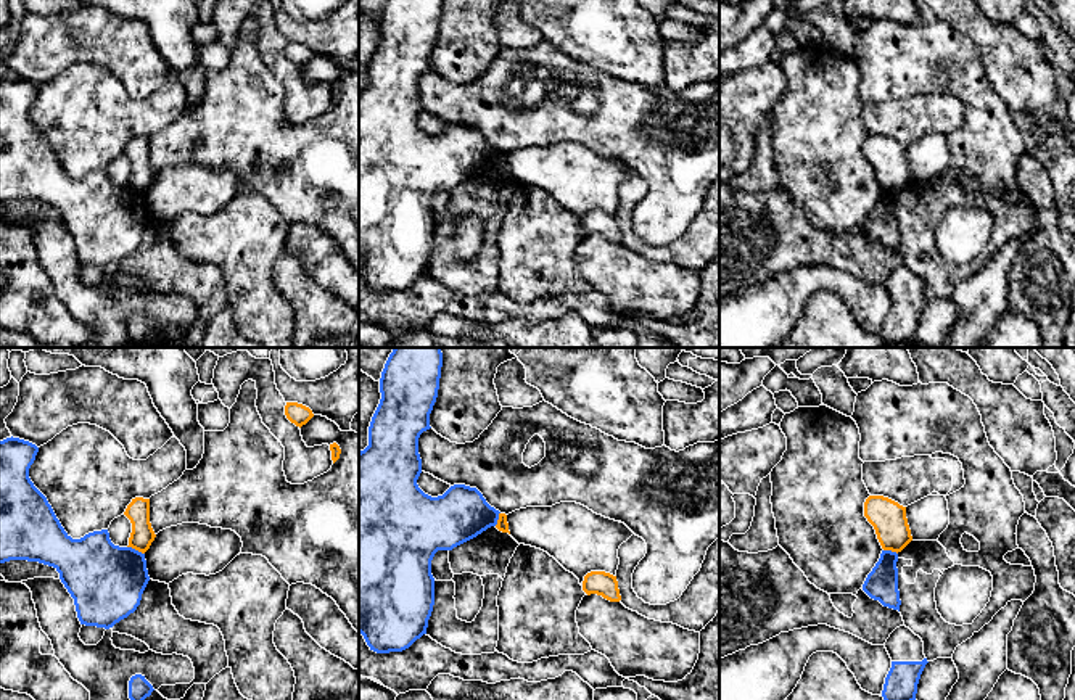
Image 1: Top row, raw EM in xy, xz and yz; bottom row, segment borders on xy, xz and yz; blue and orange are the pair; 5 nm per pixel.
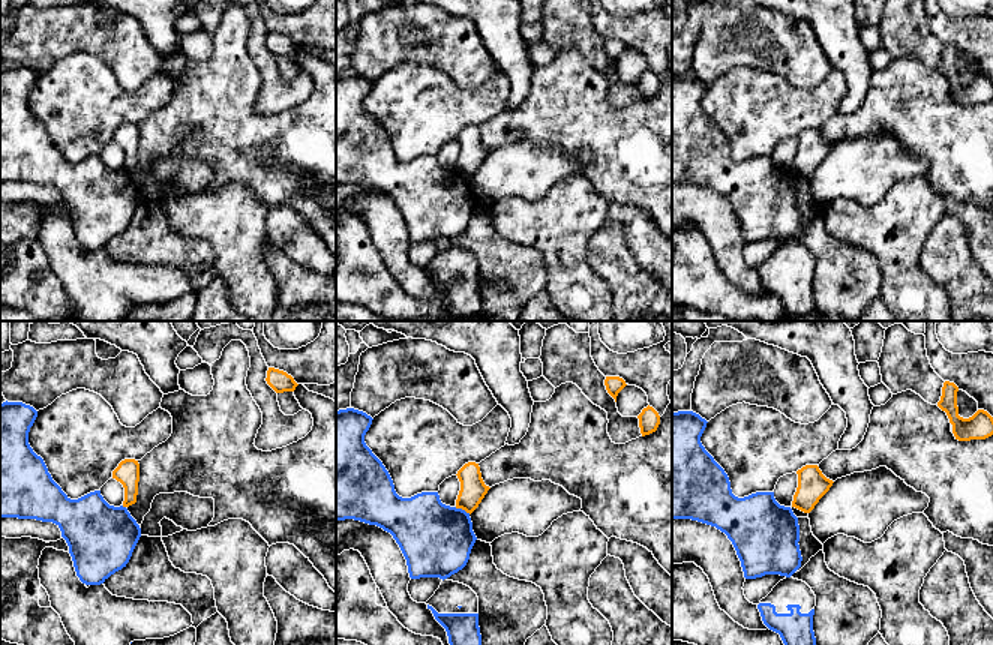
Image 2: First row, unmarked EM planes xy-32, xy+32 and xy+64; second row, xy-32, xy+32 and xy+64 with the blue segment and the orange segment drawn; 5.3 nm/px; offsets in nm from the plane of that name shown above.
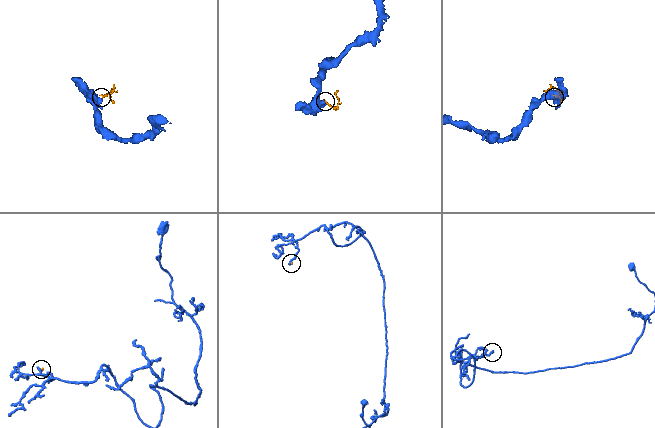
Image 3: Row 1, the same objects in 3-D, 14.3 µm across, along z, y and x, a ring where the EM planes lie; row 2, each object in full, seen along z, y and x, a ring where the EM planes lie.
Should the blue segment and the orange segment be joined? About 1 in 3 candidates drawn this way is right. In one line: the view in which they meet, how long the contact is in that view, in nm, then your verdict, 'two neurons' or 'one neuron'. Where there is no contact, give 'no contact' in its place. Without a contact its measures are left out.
xy | 100 nm | two neurons

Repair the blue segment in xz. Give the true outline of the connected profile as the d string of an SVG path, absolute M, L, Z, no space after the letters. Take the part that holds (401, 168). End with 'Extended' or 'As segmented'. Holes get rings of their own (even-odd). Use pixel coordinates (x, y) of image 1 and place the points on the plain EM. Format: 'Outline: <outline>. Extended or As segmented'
Outline: M386 0L380 18L381 39L369 66L369 85L359 92L359 272L377 293L402 291L426 274L435 245L435 193L452 190L496 166L500 153L476 127L454 124L443 135L431 137L417 124L422 113L418 77L431 68L441 6L443 0Z. As segmented

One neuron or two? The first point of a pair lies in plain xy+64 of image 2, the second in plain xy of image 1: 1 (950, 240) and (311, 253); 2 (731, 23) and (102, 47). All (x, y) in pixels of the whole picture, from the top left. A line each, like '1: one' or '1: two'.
1: two
2: one

